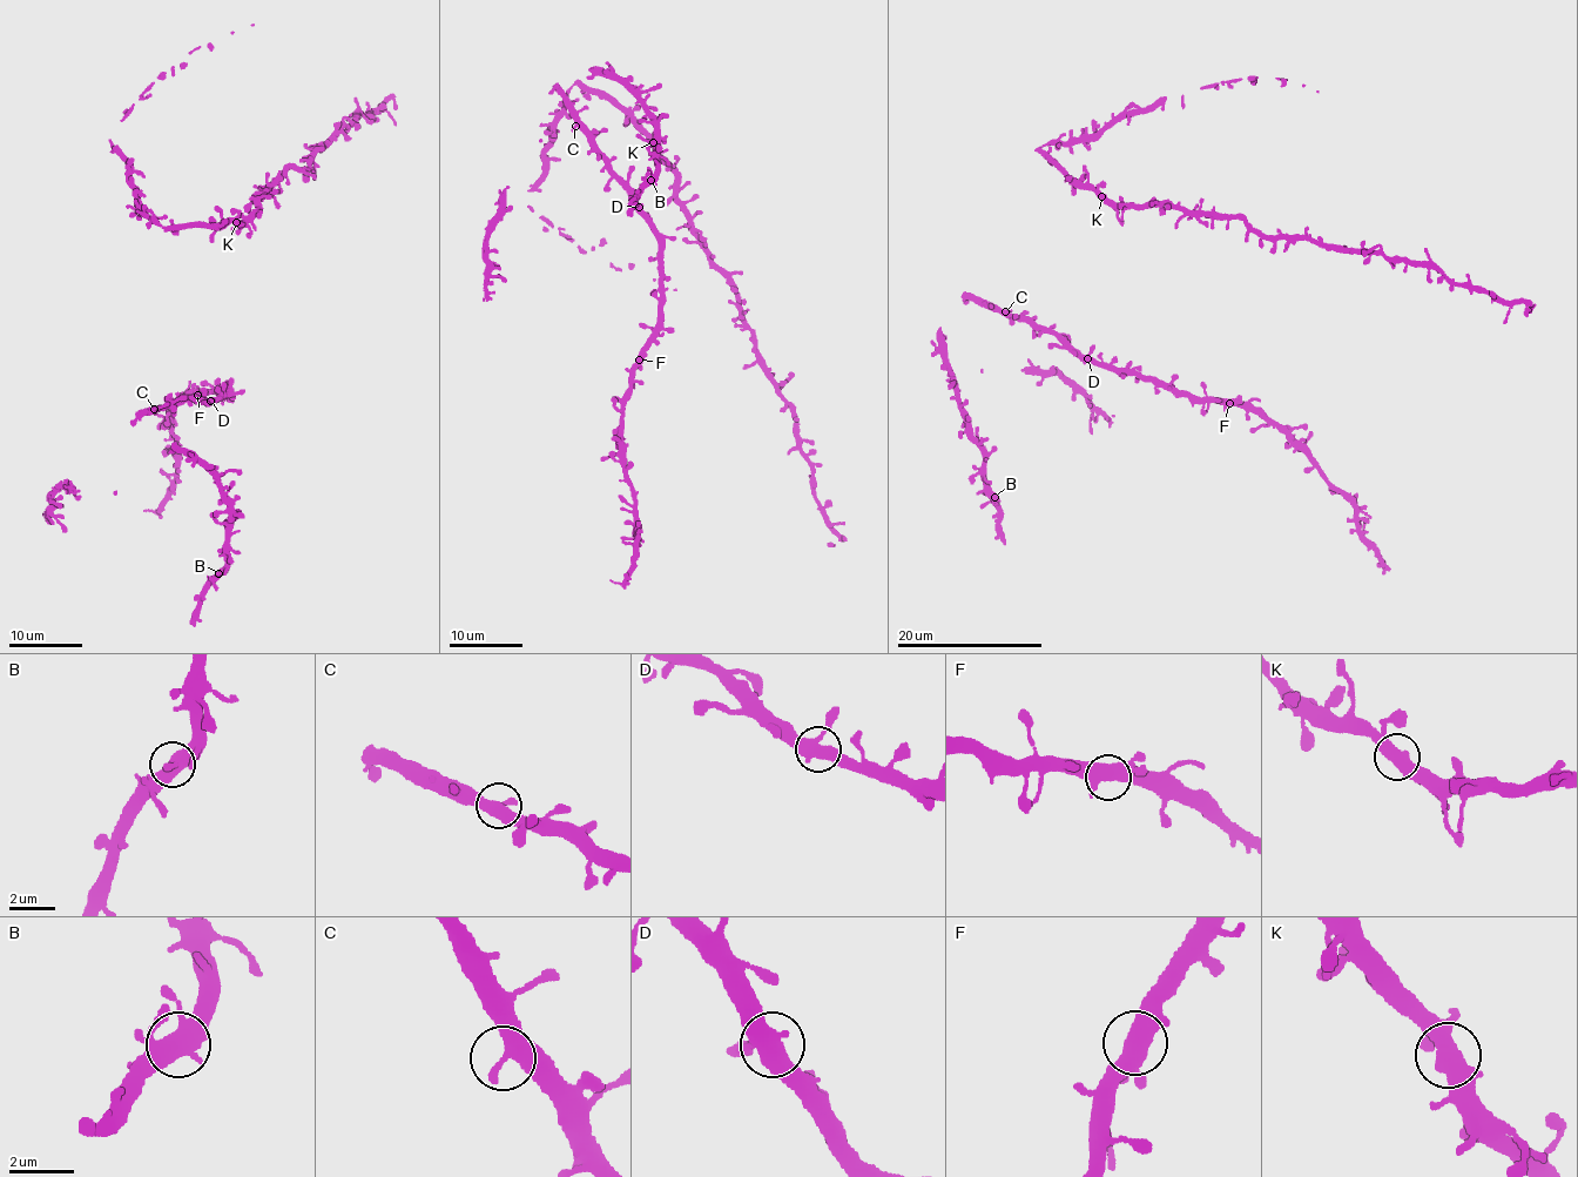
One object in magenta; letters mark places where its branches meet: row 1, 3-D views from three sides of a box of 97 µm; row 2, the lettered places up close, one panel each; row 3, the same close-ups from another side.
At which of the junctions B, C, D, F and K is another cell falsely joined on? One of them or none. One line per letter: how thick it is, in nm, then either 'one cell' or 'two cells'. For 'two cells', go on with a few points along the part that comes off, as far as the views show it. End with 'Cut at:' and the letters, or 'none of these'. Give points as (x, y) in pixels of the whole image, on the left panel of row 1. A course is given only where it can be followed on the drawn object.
B: calibre 440 nm; one cell
C: calibre 360 nm; one cell
D: calibre 440 nm; one cell
F: calibre 460 nm; one cell
K: calibre 550 nm; one cell
Cut at: none of these

